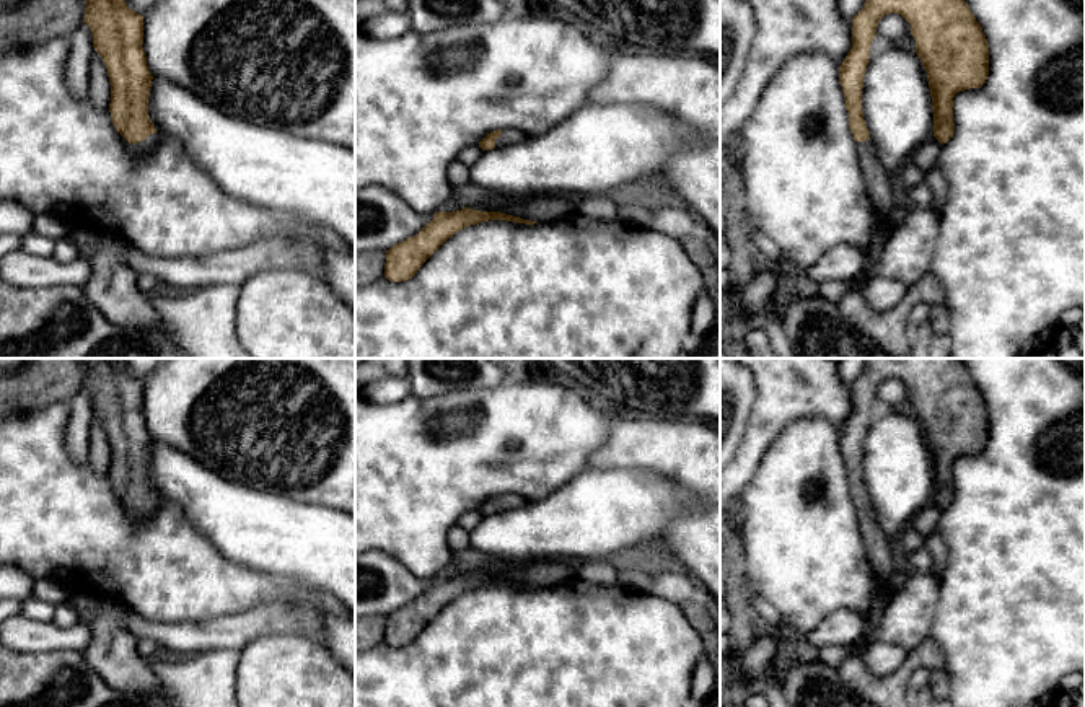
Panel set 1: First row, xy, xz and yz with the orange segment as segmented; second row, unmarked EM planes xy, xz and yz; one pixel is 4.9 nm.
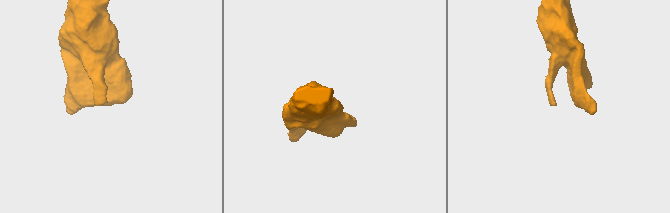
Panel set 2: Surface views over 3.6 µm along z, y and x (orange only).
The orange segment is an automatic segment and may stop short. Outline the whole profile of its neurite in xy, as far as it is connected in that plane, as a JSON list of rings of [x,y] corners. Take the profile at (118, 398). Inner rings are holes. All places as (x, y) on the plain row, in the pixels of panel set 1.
[[[86,358],[83,388],[91,394],[93,412],[103,422],[111,448],[109,477],[116,495],[138,516],[150,515],[158,495],[148,481],[148,463],[153,440],[143,417],[143,381],[125,368],[125,358]]]

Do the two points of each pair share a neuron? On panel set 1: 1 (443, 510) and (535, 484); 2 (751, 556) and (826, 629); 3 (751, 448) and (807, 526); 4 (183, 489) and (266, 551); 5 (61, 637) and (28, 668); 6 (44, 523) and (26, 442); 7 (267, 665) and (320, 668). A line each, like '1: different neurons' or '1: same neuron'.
1: same neuron
2: different neurons
3: different neurons
4: same neuron
5: different neurons
6: same neuron
7: same neuron

